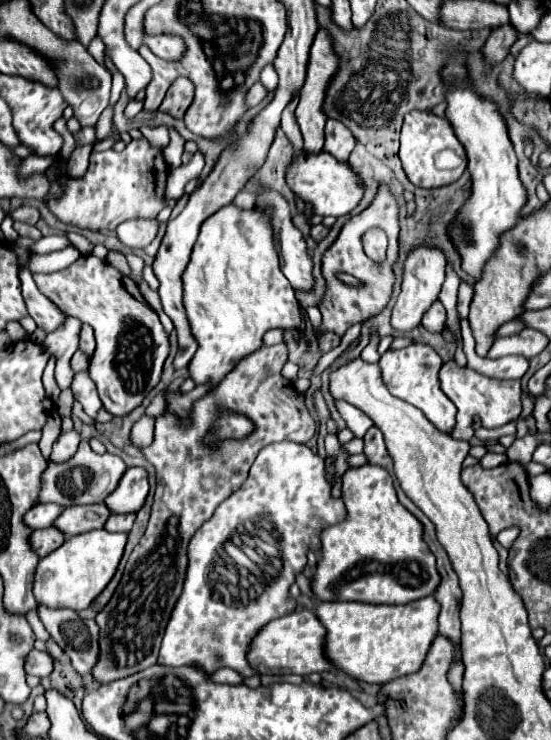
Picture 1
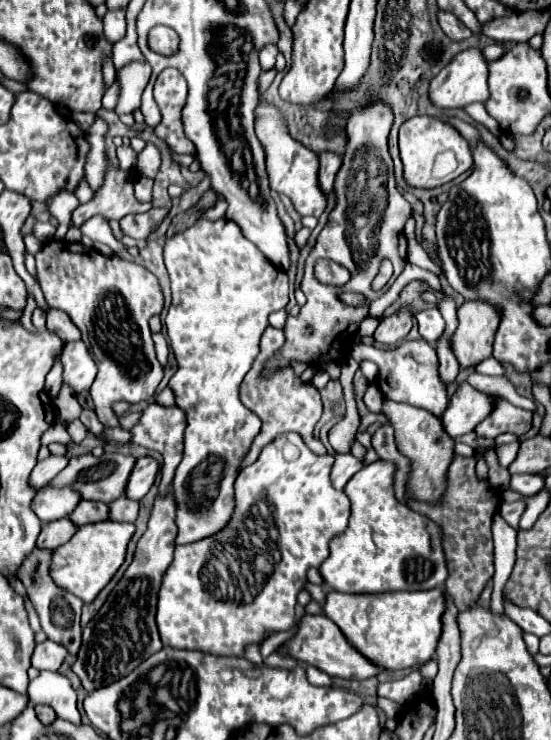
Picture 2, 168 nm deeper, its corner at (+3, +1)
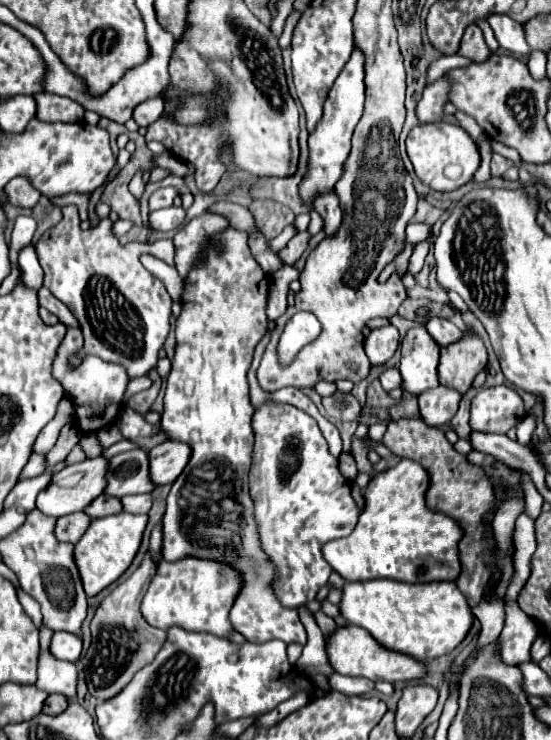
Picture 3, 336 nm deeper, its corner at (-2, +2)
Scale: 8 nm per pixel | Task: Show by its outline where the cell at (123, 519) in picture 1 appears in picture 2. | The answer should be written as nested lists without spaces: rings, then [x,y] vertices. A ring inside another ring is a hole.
[[[126,496],[114,500],[108,508],[110,508],[110,518],[116,522],[134,522],[138,516],[138,502]]]

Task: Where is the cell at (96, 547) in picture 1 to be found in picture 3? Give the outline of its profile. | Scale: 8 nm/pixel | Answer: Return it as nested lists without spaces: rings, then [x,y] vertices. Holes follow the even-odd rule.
[[[117,513],[111,517],[91,521],[85,535],[79,539],[79,543],[75,543],[75,553],[73,553],[87,597],[95,597],[125,573],[125,569],[131,565],[141,545],[145,525],[147,525],[147,515],[129,515],[129,513]]]

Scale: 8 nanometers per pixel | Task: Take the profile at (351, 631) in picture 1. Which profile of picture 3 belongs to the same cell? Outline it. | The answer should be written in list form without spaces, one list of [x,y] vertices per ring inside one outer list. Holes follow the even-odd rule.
[[[377,579],[377,581],[345,583],[339,609],[341,609],[341,615],[351,625],[367,629],[383,647],[397,651],[397,653],[405,653],[417,661],[429,661],[429,659],[435,659],[435,657],[441,657],[441,655],[453,651],[467,635],[471,621],[473,621],[473,613],[467,605],[467,599],[457,589],[455,581],[411,585],[411,583],[397,583],[391,579]]]

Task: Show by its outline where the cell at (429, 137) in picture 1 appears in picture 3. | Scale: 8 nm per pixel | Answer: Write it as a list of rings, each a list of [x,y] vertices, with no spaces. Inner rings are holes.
[[[437,121],[429,125],[417,125],[407,135],[407,155],[415,167],[421,183],[435,191],[453,191],[473,179],[479,167],[479,151],[475,141],[459,125]]]

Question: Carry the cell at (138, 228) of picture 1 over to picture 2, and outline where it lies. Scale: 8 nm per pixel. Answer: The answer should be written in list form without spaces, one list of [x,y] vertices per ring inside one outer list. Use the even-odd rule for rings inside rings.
[[[150,208],[144,214],[128,214],[120,220],[120,228],[126,236],[132,236],[134,240],[146,240],[166,218],[166,208]]]

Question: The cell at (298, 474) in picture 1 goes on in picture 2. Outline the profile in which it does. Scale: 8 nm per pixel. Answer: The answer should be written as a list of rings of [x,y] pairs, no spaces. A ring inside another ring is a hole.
[[[286,432],[282,436],[278,436],[276,440],[268,442],[258,460],[246,468],[242,468],[242,472],[236,478],[234,484],[234,496],[236,496],[236,512],[230,520],[230,524],[220,530],[220,534],[212,536],[212,538],[204,538],[200,542],[188,544],[188,546],[176,546],[174,550],[174,560],[168,566],[168,570],[164,572],[162,578],[162,586],[158,592],[158,604],[156,604],[156,626],[162,638],[164,646],[172,646],[172,648],[186,648],[186,650],[200,650],[200,652],[210,652],[210,654],[244,654],[244,646],[246,644],[260,644],[266,636],[266,632],[274,634],[280,630],[290,630],[296,620],[294,620],[294,606],[296,606],[296,596],[300,590],[304,590],[306,584],[306,572],[308,568],[320,568],[320,564],[328,558],[328,544],[332,538],[336,538],[338,534],[342,534],[348,528],[348,518],[350,518],[350,500],[344,492],[336,490],[330,482],[330,470],[334,464],[334,456],[318,456],[314,454],[302,440],[300,434],[296,432]]]

